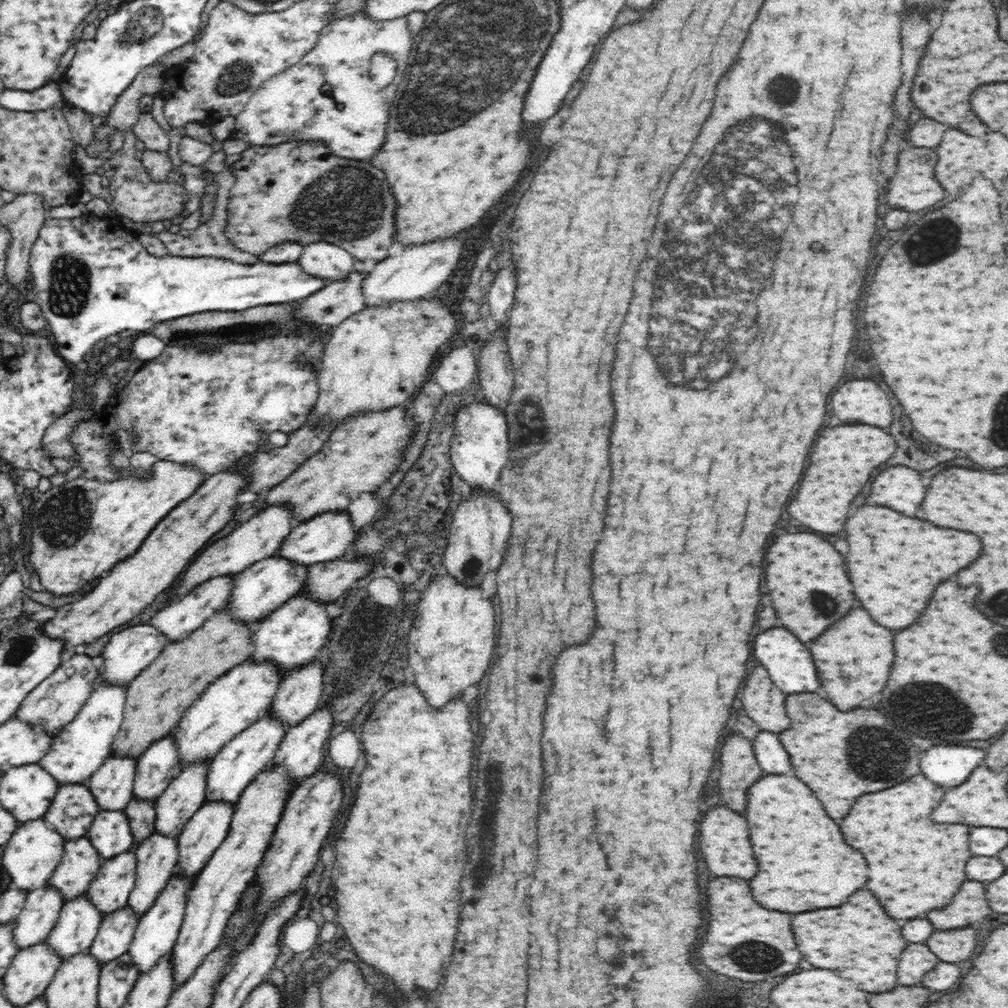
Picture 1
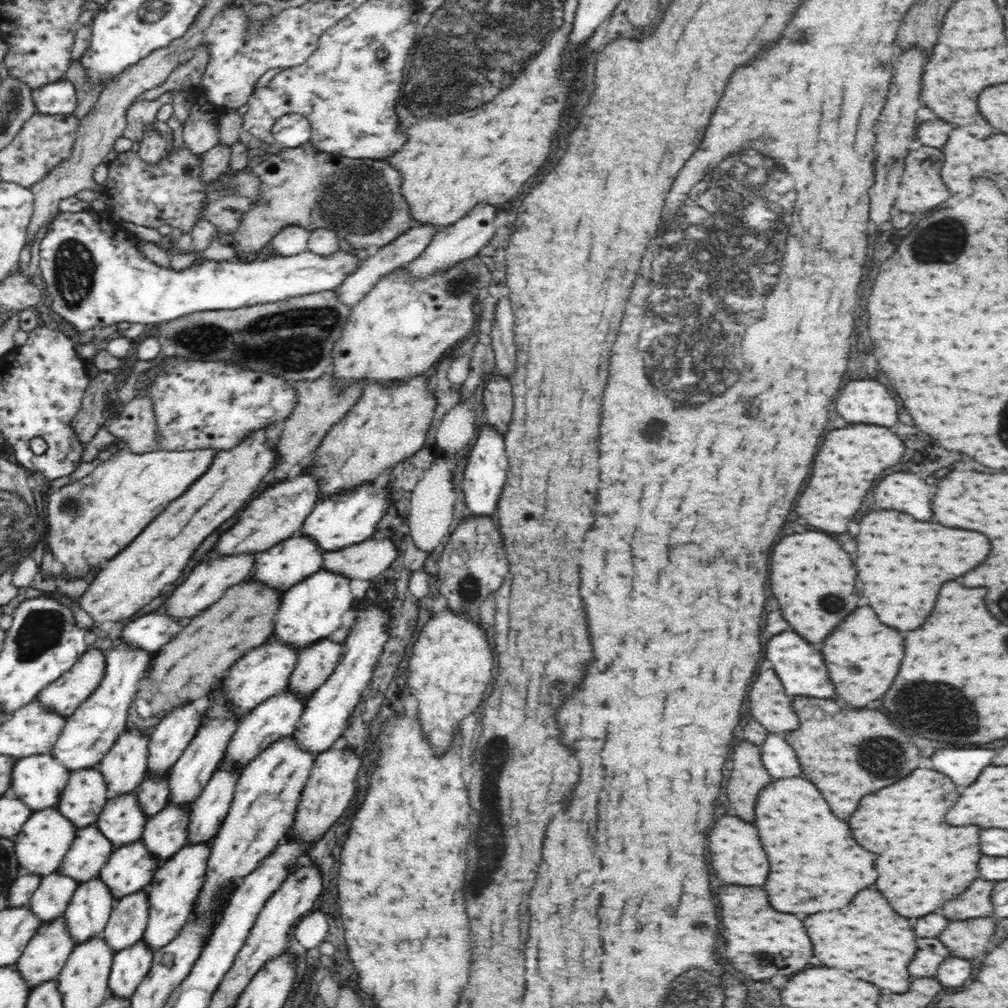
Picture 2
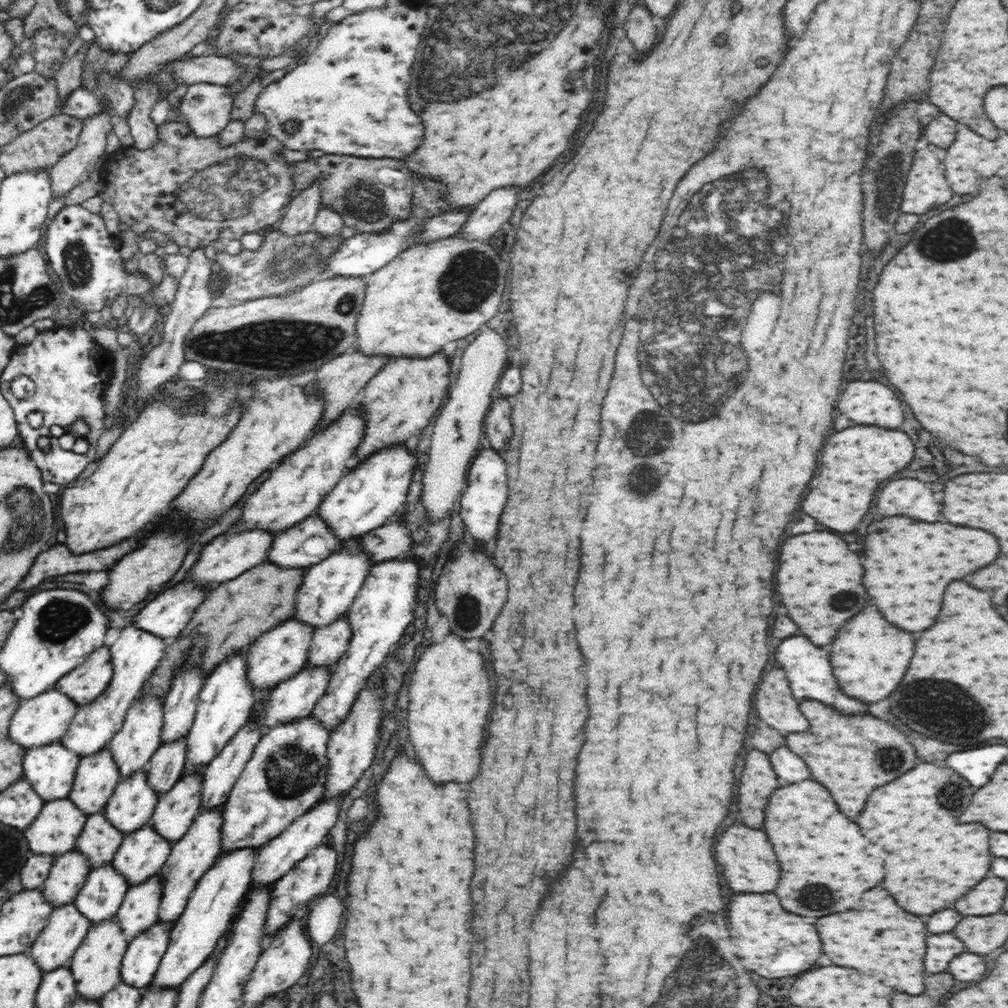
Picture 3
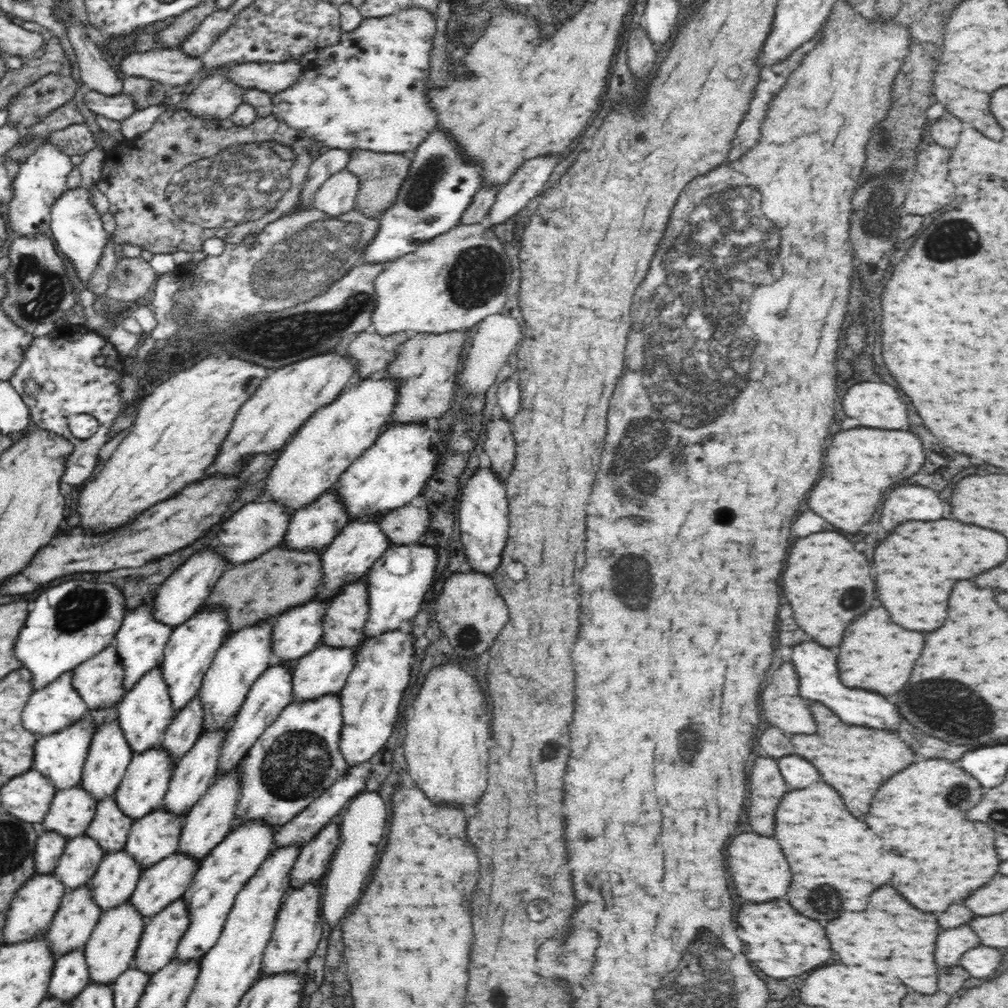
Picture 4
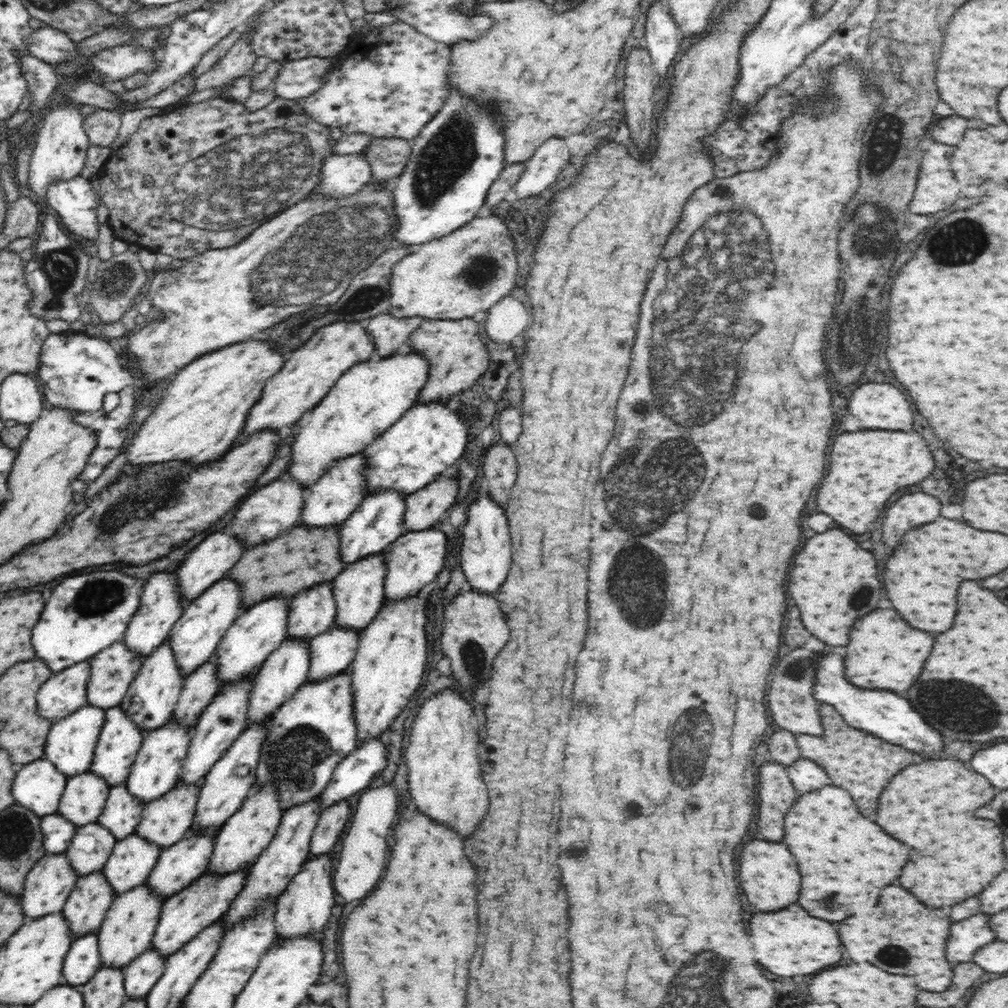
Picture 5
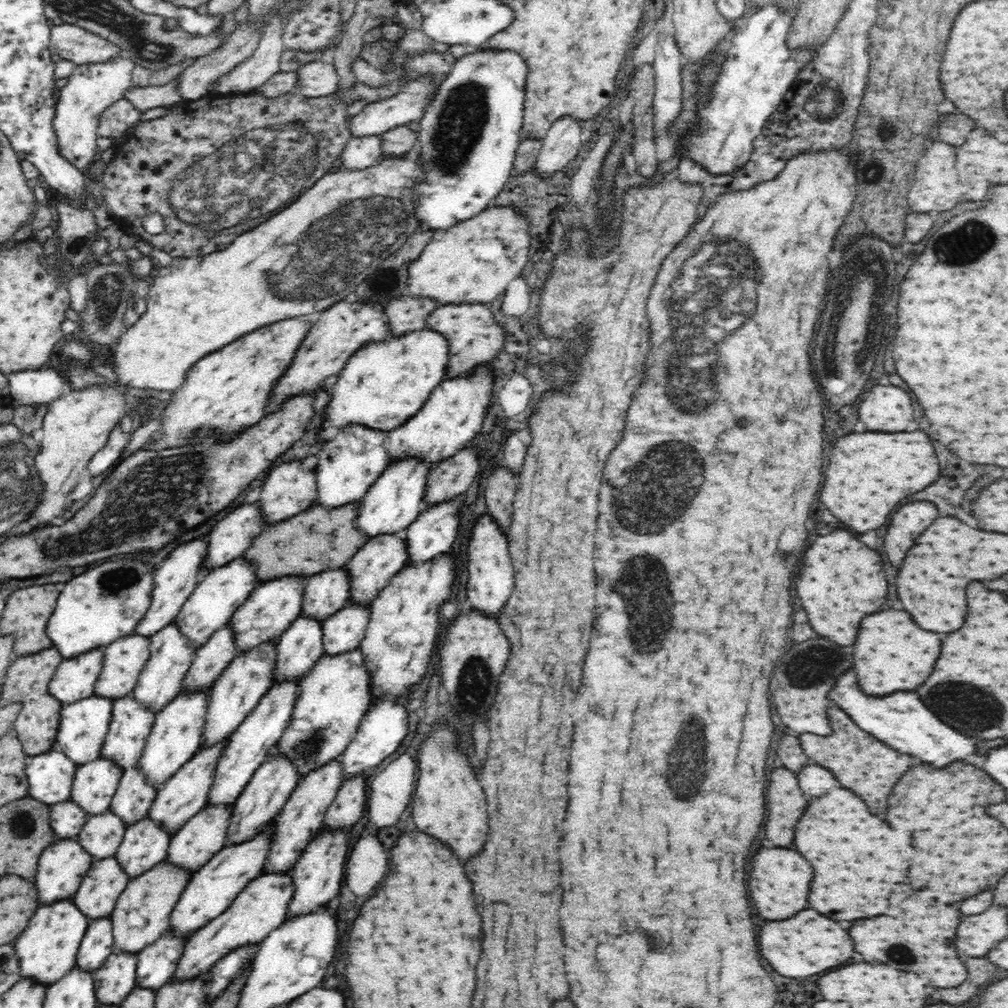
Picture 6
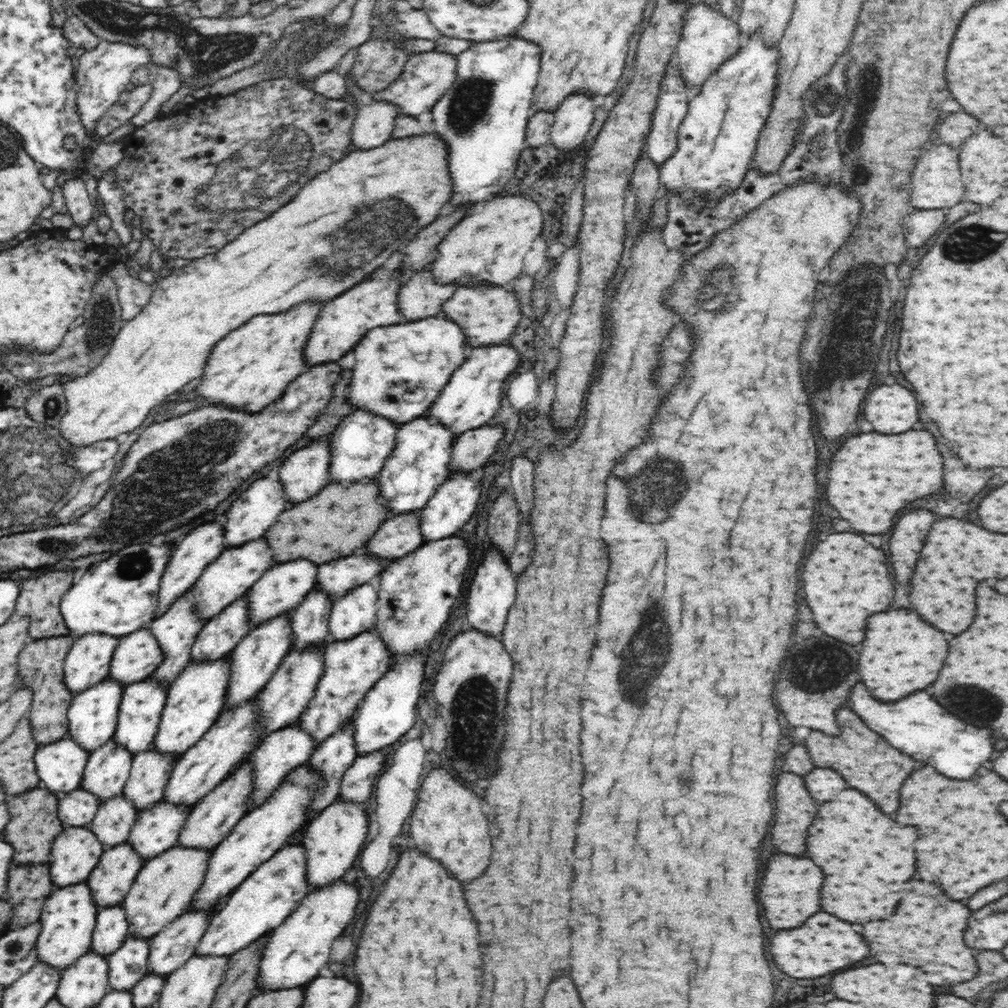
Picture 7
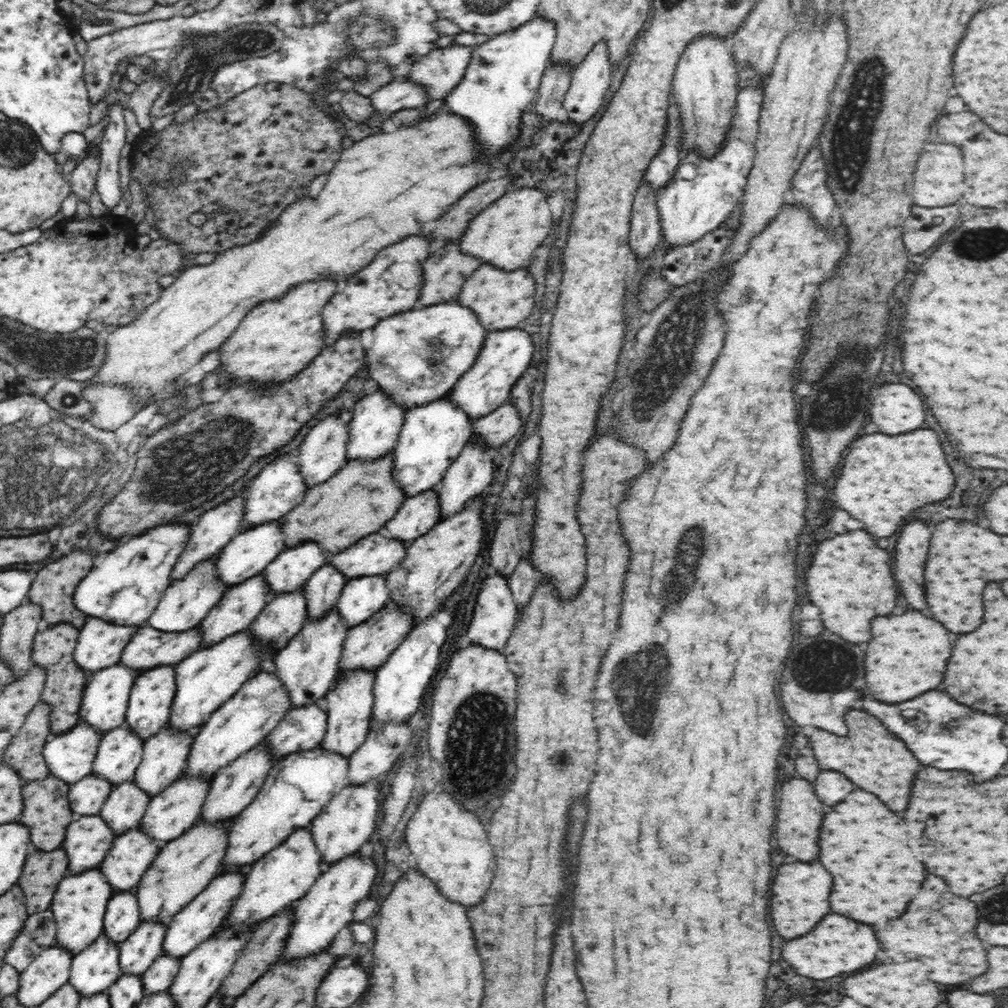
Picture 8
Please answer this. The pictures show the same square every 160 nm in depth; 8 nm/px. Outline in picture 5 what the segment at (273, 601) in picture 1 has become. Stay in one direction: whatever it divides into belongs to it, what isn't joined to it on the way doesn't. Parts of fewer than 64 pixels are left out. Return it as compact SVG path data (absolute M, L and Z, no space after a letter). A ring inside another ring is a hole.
M358 452L358 454L352 454L352 456L346 456L346 458L341 458L338 463L334 463L332 468L326 470L326 474L314 482L312 486L309 487L304 501L304 506L301 512L301 522L302 526L307 526L308 528L326 528L326 526L340 526L353 512L358 508L358 505L363 501L365 494L365 464L366 458L363 452Z

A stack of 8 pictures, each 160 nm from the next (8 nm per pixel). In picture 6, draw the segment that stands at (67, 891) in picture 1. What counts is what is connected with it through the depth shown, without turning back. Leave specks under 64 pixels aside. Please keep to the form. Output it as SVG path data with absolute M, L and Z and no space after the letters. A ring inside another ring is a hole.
M132 766L123 772L109 810L114 815L119 816L127 827L132 826L132 824L136 824L138 820L148 815L156 799L157 789L156 786L152 786L147 781L147 778L138 766Z

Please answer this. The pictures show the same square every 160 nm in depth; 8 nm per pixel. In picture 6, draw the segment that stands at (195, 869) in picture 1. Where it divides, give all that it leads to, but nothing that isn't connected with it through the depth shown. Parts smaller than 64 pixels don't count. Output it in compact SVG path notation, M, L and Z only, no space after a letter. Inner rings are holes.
M298 616L276 641L274 684L300 680L323 652L322 622Z

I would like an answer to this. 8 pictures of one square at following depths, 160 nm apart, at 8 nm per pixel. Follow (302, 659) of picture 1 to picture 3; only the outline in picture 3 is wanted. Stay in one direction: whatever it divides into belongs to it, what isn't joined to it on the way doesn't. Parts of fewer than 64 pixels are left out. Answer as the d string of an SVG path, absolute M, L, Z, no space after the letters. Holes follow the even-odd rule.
M360 536L342 540L334 554L330 554L322 562L313 564L305 570L302 584L296 593L297 601L291 618L298 622L305 622L314 629L336 622L336 618L349 611L372 564L369 554L361 547Z

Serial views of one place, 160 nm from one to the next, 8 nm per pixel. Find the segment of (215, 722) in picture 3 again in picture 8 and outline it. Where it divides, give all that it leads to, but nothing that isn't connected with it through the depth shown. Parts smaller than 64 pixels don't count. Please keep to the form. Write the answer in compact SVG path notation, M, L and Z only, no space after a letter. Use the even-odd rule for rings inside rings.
M302 542L298 546L285 548L263 570L270 596L294 592L305 586L310 576L327 564L328 557L315 542Z

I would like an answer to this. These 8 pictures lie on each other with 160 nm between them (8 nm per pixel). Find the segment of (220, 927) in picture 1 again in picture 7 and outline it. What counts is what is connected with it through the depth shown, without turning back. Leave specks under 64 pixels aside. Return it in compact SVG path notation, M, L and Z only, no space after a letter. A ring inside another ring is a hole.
M372 629L348 640L330 640L323 650L324 674L318 680L314 698L310 700L306 712L297 721L300 729L312 737L316 748L320 747L332 734L341 730L348 720L353 720L357 708L372 686L386 675L392 666L392 658L379 634Z

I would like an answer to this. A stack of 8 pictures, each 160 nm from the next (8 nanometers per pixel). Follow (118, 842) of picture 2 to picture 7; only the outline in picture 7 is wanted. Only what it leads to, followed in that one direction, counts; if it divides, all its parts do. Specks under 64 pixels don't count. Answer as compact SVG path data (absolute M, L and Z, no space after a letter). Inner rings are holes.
M231 655L224 656L214 663L196 663L190 660L189 666L168 689L166 706L162 712L160 726L151 745L160 754L181 757L188 748L194 747L215 724L224 712L226 694L230 686Z

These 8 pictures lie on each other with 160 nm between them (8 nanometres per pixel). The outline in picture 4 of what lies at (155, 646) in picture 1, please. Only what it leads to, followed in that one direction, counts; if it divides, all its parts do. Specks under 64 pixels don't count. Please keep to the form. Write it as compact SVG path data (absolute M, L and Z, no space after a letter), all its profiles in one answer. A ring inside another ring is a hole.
M213 547L208 550L194 552L182 566L174 570L174 574L163 582L153 593L154 620L168 626L180 626L190 620L203 602L210 596L211 590L216 586L218 579L227 570L227 560L219 556Z

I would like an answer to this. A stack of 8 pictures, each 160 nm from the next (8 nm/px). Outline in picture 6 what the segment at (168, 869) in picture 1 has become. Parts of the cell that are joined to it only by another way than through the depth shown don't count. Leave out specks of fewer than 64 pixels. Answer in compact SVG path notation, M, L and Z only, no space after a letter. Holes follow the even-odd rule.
M270 640L252 650L239 652L238 656L235 656L234 660L230 661L230 665L220 674L211 687L201 748L214 747L234 735L246 716L250 716L260 700L269 692L274 685L276 645L276 641Z

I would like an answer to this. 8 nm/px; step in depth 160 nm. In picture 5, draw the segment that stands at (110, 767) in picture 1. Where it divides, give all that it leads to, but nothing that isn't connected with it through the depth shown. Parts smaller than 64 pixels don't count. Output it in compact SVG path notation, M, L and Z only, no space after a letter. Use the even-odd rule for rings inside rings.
M167 640L160 644L150 656L144 657L142 667L128 687L124 701L119 705L120 709L134 721L142 734L157 730L173 718L173 711L177 706L184 680L182 670L174 658L170 641Z

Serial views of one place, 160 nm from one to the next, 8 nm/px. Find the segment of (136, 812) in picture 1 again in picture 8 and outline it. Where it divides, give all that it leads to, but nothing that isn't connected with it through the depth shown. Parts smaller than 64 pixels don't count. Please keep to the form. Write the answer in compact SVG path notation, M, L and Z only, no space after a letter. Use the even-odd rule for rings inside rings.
M263 572L227 588L220 602L208 612L208 616L202 620L201 627L201 648L208 648L218 644L226 636L240 630L248 629L251 622L264 610L267 602L271 600L270 590L267 587Z

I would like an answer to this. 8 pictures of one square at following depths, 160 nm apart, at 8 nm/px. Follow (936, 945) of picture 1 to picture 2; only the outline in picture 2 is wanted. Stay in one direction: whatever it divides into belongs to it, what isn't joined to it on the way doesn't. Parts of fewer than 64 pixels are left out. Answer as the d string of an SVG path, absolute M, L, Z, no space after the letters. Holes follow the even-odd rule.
M986 916L966 920L966 922L950 922L938 940L946 944L952 956L956 958L974 958L986 952L990 938L996 930L996 916Z

